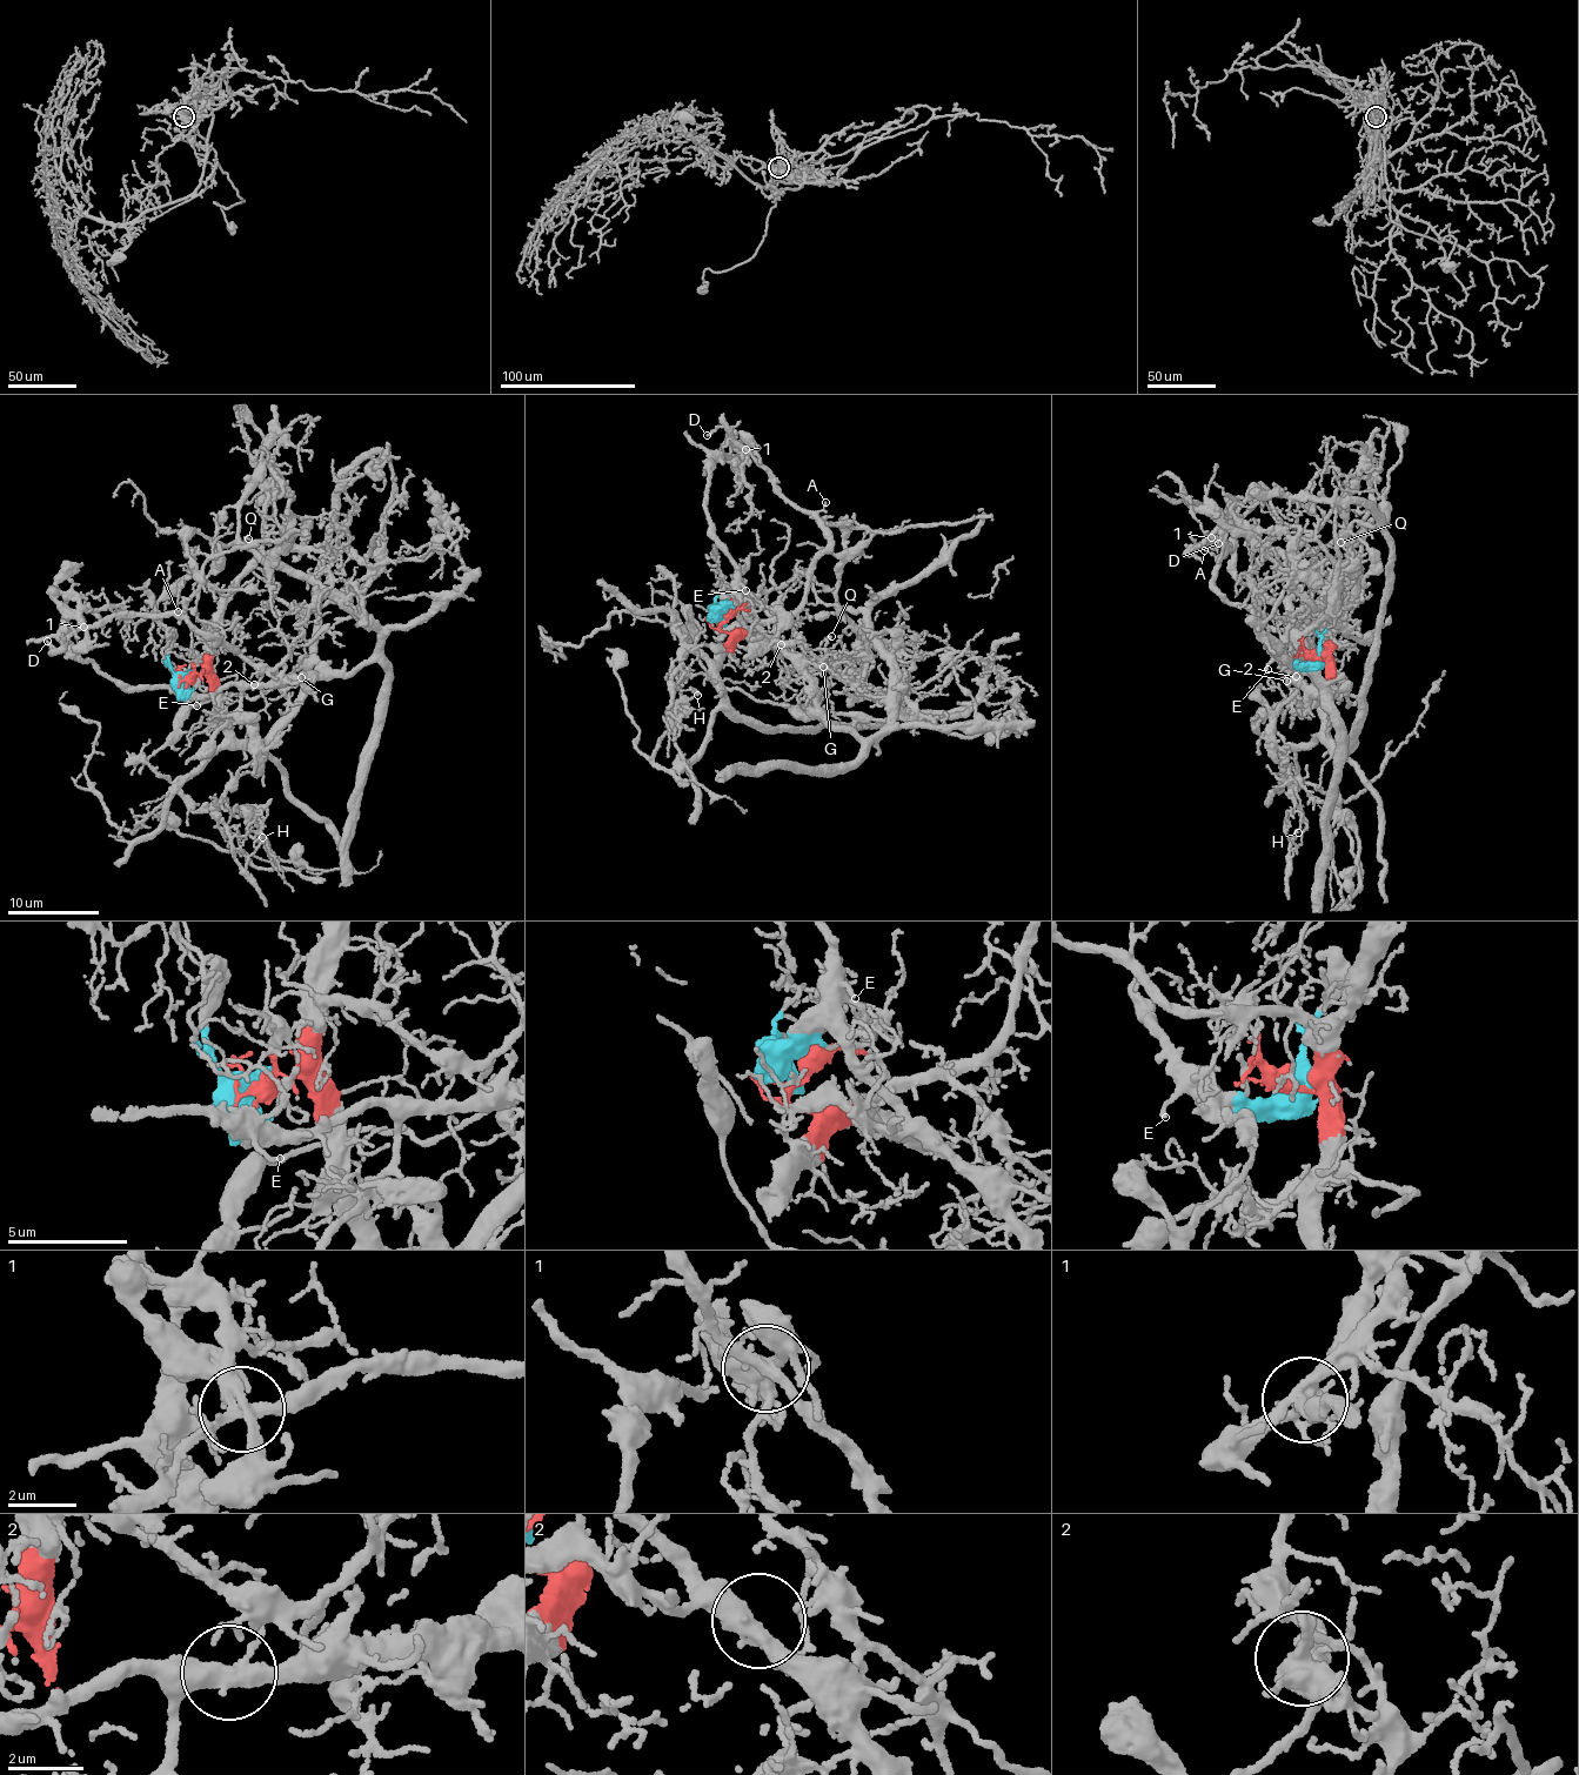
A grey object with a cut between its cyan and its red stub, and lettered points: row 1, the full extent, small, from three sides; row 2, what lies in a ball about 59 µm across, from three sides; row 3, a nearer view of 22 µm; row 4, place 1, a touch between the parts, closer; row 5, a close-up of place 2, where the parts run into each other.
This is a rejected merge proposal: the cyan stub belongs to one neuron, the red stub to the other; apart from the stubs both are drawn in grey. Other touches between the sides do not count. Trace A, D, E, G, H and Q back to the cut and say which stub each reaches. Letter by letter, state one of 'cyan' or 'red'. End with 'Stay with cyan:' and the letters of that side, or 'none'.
A: red
D: red
E: cyan
G: cyan
H: red
Q: red
Stay with cyan: E, G

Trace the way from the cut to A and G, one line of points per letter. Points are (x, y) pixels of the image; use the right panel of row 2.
A: (1324, 658), (1329, 658), (1325, 643), (1312, 631), (1276, 629), (1219, 596), (1213, 578), (1216, 557), (1203, 550)
G: (1324, 658), (1288, 664), (1292, 671), (1297, 669), (1297, 680), (1286, 684), (1286, 681)

